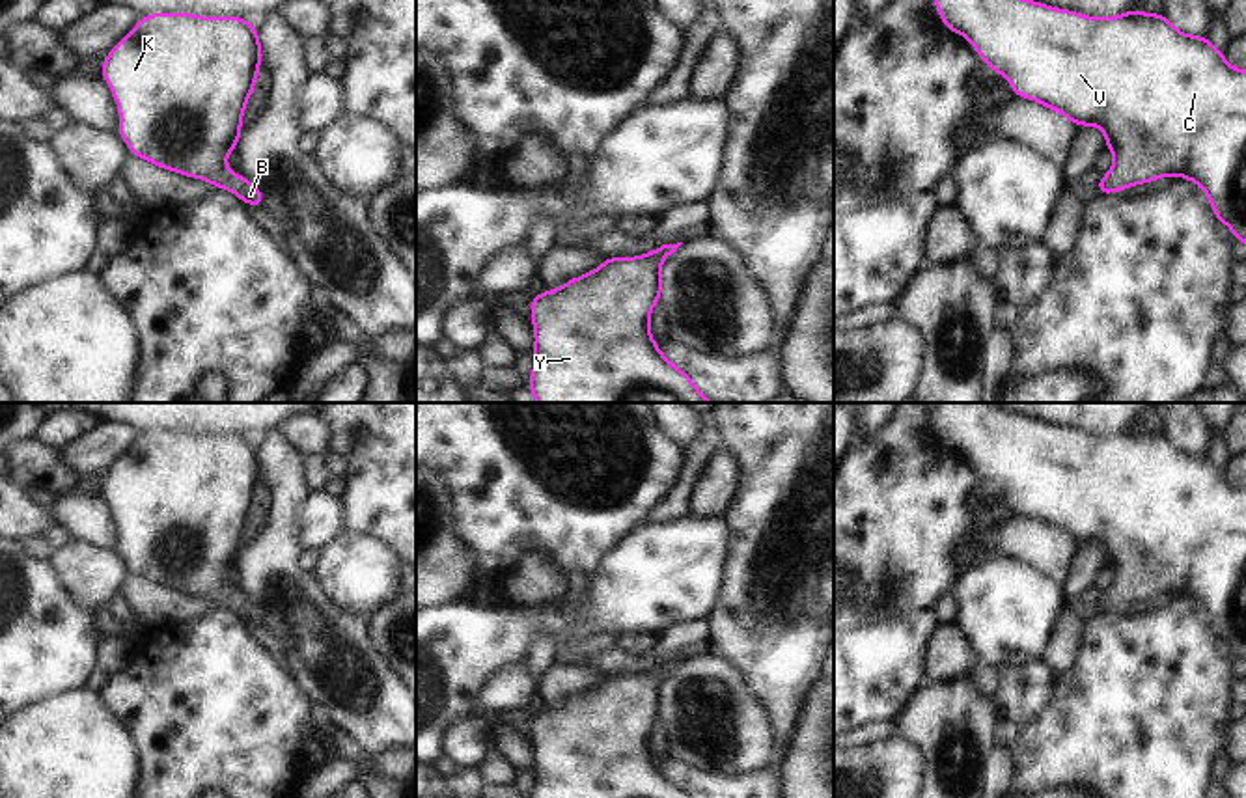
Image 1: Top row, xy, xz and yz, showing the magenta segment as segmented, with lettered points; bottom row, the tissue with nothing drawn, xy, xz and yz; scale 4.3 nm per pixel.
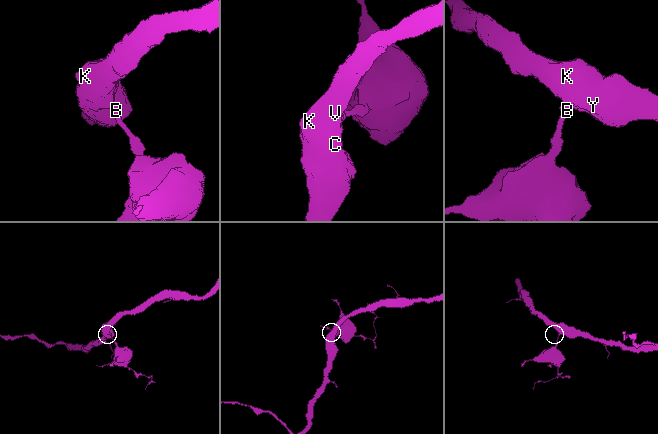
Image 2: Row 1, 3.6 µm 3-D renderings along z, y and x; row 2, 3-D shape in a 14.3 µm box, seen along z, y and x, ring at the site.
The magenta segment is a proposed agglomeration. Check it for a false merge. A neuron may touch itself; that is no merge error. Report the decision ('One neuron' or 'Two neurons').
One neuron

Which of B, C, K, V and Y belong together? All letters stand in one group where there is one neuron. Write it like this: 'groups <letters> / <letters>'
groups B C K V Y

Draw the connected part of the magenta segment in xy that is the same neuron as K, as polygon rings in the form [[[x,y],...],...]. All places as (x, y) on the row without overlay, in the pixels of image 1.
[[[151,431],[103,475],[101,494],[118,518],[118,552],[131,572],[228,606],[244,623],[265,625],[263,610],[226,584],[242,552],[241,537],[261,479],[259,449],[242,434]]]

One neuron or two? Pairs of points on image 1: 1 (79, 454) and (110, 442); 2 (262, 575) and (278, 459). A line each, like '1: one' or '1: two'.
1: one
2: one

